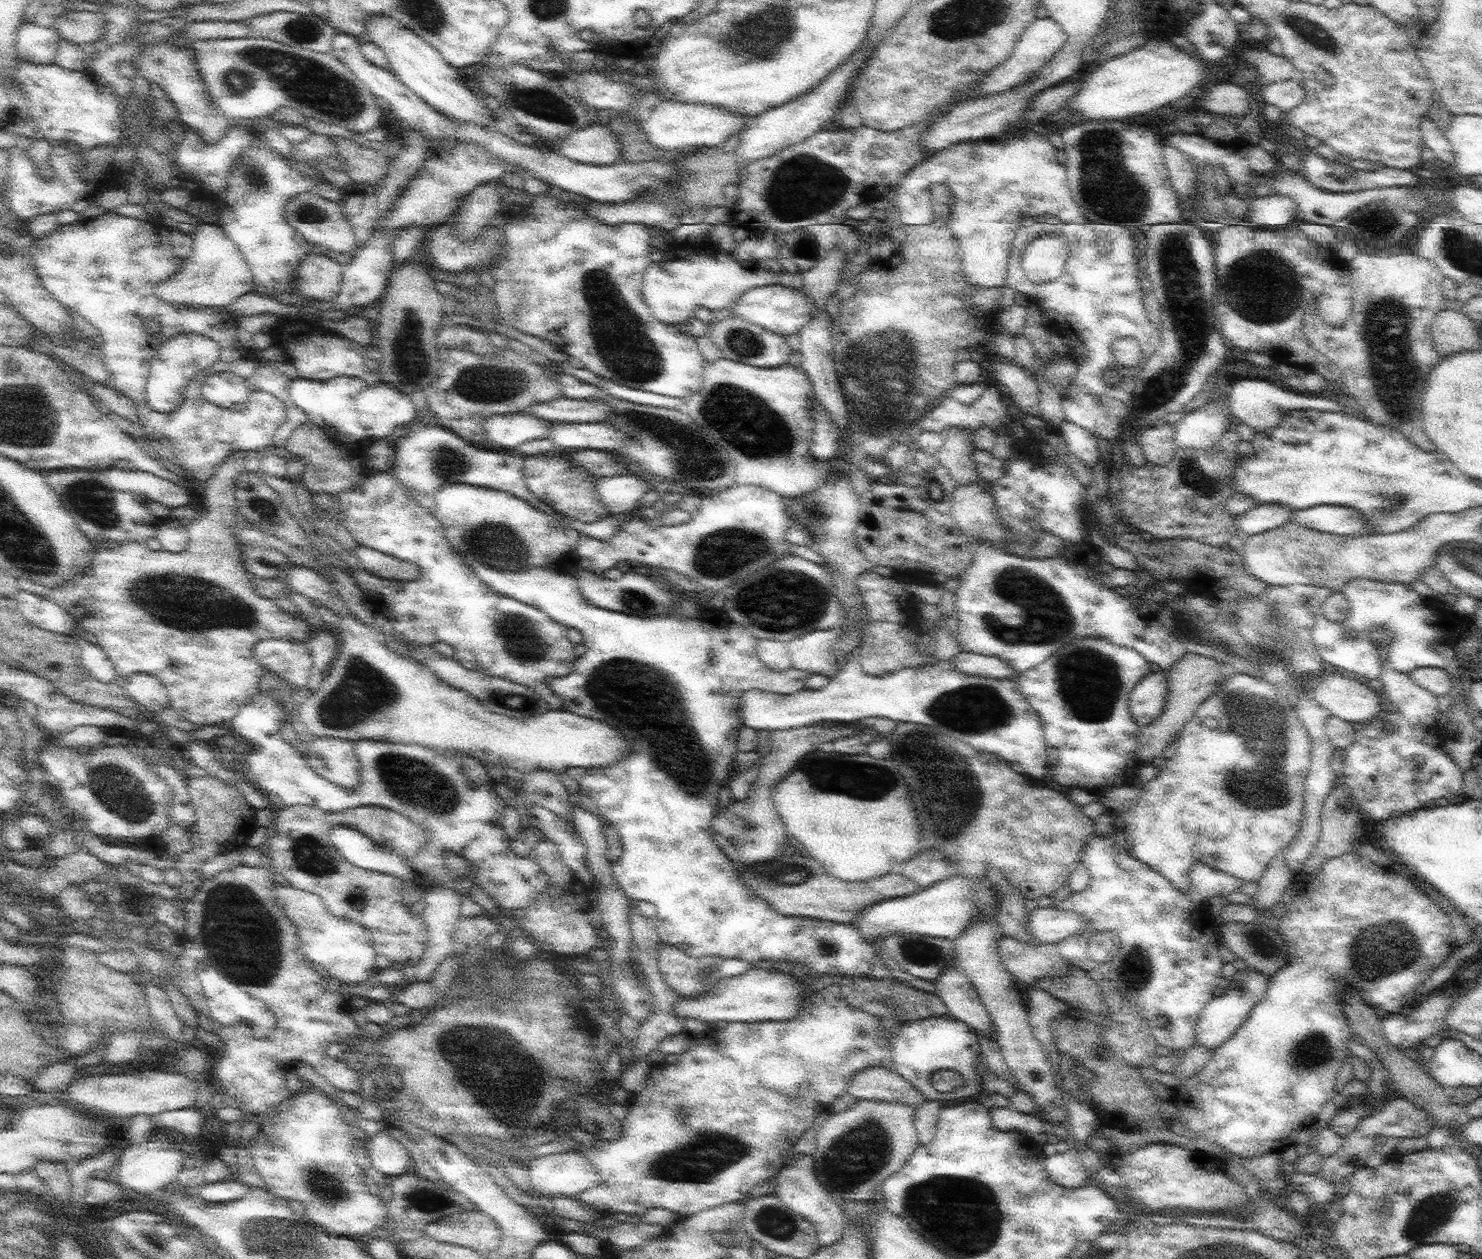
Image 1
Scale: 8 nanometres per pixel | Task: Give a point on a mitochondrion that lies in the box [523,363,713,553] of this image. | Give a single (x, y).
(644, 422)

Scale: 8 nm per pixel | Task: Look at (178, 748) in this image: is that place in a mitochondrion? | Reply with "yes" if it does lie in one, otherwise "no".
no

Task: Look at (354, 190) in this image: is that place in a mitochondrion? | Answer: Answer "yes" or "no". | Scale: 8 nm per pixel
no

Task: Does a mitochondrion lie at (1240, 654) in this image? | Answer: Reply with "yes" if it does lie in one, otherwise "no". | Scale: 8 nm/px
yes

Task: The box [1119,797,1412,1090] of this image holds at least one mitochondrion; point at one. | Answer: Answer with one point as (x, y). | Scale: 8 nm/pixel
(1315, 1051)

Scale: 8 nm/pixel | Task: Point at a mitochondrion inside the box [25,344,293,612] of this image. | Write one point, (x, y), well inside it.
(91, 500)

